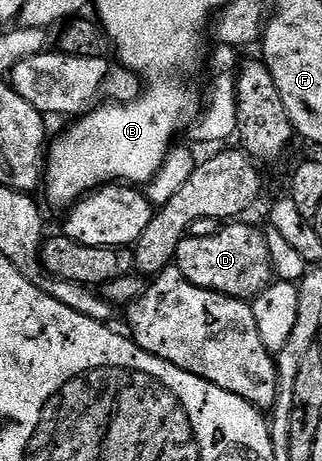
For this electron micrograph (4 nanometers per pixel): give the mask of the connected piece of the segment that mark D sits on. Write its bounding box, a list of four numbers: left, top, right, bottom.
[175,221,274,301]

